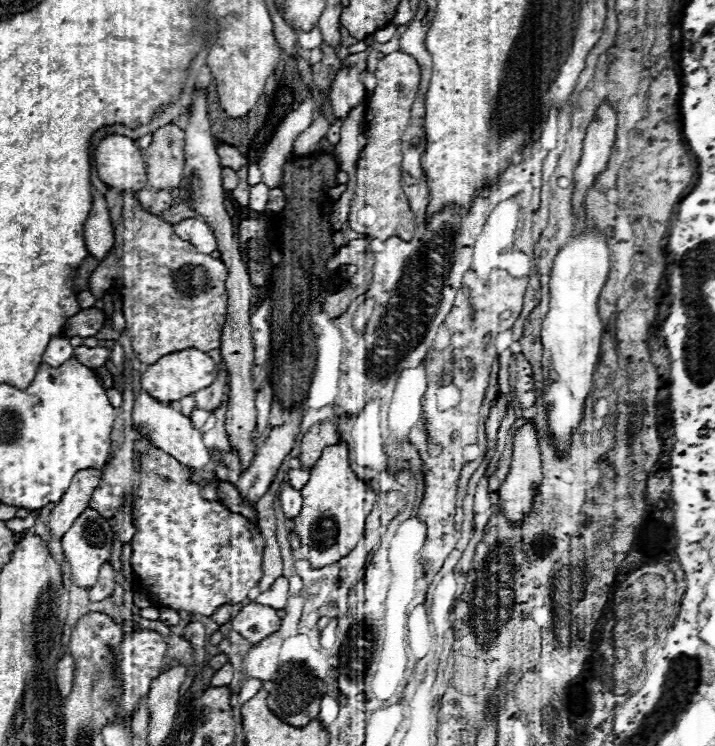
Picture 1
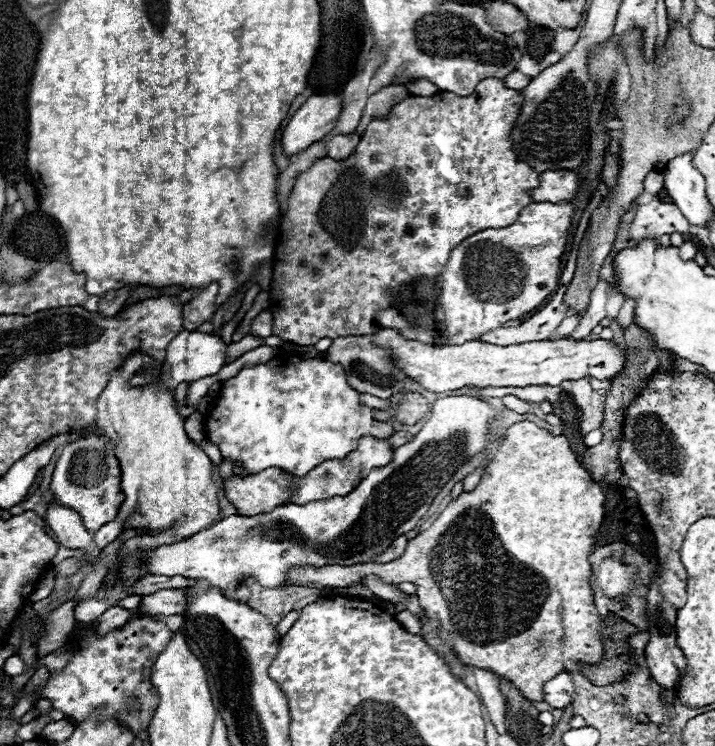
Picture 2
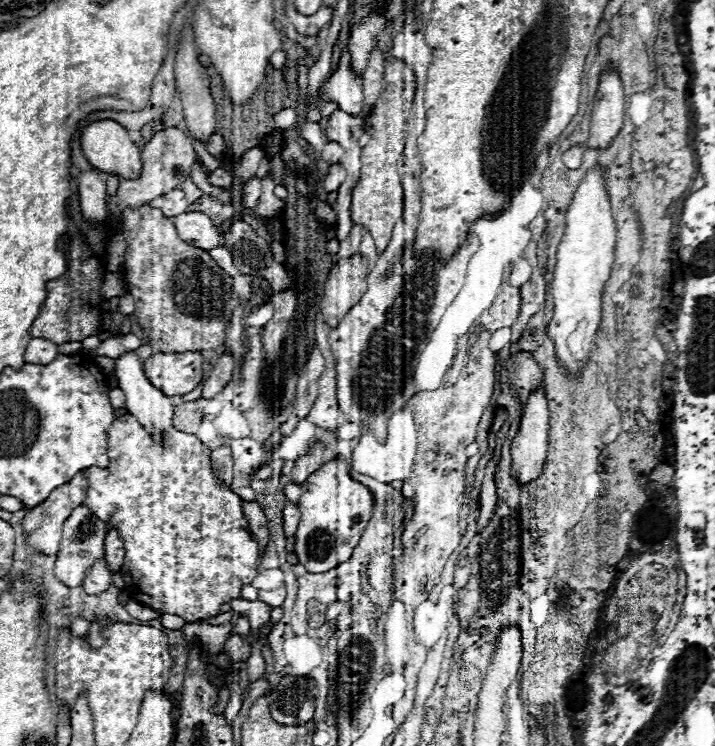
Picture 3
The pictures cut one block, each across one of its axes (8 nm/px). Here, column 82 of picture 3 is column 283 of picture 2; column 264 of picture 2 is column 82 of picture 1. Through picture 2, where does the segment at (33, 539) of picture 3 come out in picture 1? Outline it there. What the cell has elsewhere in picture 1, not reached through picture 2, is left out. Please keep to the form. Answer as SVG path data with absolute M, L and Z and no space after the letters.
M88 468L88 470L76 472L70 488L64 492L60 502L48 514L48 530L54 538L62 538L64 532L76 520L76 516L80 516L80 512L84 512L88 508L92 492L100 484L100 478L102 478L100 470Z

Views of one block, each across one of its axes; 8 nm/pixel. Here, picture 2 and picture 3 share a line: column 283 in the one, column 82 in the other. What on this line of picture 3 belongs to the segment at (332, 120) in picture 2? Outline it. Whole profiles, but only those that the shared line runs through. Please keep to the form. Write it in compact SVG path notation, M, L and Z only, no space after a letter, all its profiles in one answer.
M90 122L80 134L80 144L84 156L96 170L116 174L126 180L136 180L136 176L140 176L140 148L118 122Z

